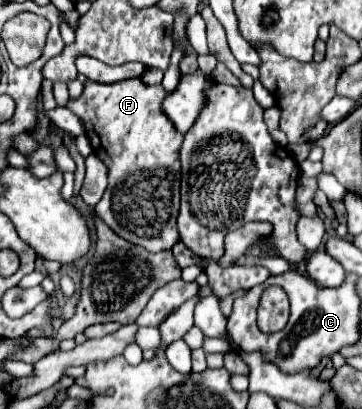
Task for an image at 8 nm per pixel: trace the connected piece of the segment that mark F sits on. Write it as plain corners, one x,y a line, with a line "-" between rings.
139,78
115,84
85,80
83,94
69,98
65,106
83,122
93,152
109,168
109,186
95,212
117,236
149,252
169,250
179,240
179,148
183,134
171,126
173,122
161,110
165,96
163,86
147,86

